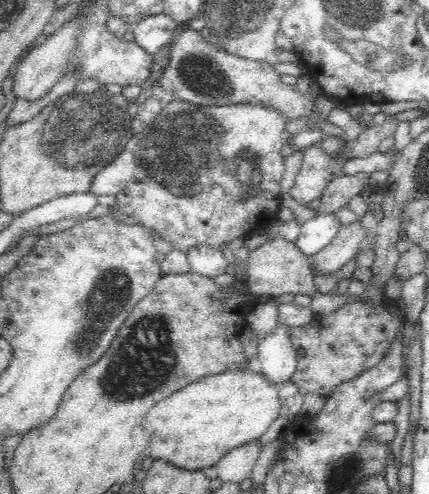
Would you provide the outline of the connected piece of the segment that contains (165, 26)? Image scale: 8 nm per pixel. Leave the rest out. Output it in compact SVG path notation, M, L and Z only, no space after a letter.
M166 14L146 16L132 28L135 43L148 54L154 54L165 44L174 40L174 30L178 24Z

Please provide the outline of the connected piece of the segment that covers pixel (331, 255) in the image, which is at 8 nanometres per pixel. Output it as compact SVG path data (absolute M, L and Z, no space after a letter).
M359 220L342 225L338 234L320 252L310 255L311 267L324 275L334 275L360 250L368 238L369 230L362 227Z

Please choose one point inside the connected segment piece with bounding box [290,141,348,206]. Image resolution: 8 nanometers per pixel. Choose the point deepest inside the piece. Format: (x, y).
(318, 168)

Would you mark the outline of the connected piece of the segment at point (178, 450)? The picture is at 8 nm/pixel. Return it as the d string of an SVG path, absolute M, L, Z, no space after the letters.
M247 370L227 371L220 374L211 374L208 377L200 378L196 382L192 382L187 386L184 386L181 390L178 390L176 394L168 396L164 402L158 402L144 418L143 428L145 433L150 433L150 440L148 440L148 455L154 459L164 459L172 465L178 468L184 468L186 470L201 470L209 466L215 466L225 454L228 454L232 448L236 446L242 446L242 444L248 444L248 442L254 442L254 440L259 440L268 430L269 426L277 420L280 414L280 400L278 387L272 382L268 381L263 373L256 373Z

